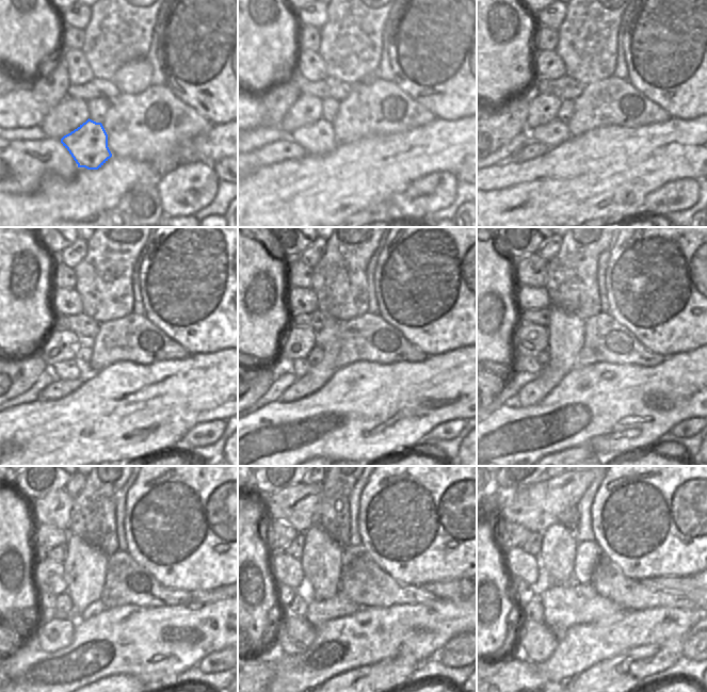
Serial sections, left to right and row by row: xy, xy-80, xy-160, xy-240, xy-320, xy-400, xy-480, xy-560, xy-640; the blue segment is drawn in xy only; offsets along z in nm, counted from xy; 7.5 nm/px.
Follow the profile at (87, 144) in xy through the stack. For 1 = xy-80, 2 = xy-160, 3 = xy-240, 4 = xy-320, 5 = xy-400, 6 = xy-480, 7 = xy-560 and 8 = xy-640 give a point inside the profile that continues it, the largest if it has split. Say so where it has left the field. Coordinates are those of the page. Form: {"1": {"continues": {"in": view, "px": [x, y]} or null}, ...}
{"1": {"continues": {"in": "xy-80", "px": [318, 139]}}, "2": {"continues": {"in": "xy-160", "px": [553, 133]}}, "3": {"continues": {"in": "xy-240", "px": [70, 369]}}, "4": {"continues": {"in": "xy-320", "px": [299, 367]}}, "5": {"continues": {"in": "xy-400", "px": [526, 363]}}, "6": {"continues": {"in": "xy-480", "px": [47, 600]}}, "7": {"continues": {"in": "xy-560", "px": [285, 594]}}, "8": {"continues": {"in": "xy-640", "px": [524, 594]}}}

